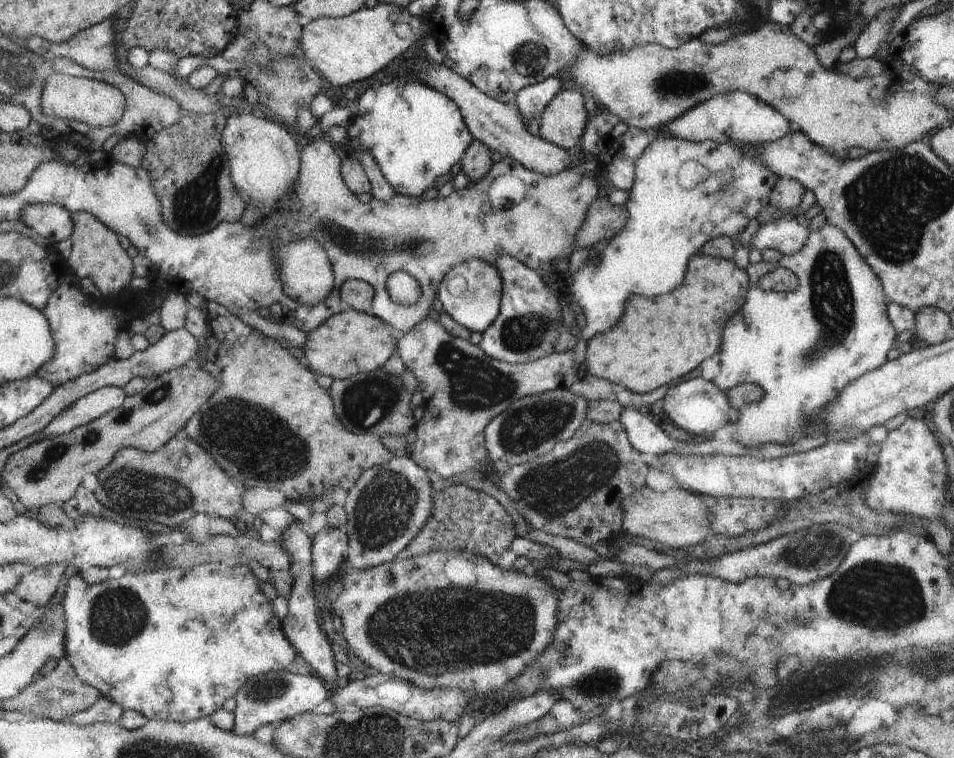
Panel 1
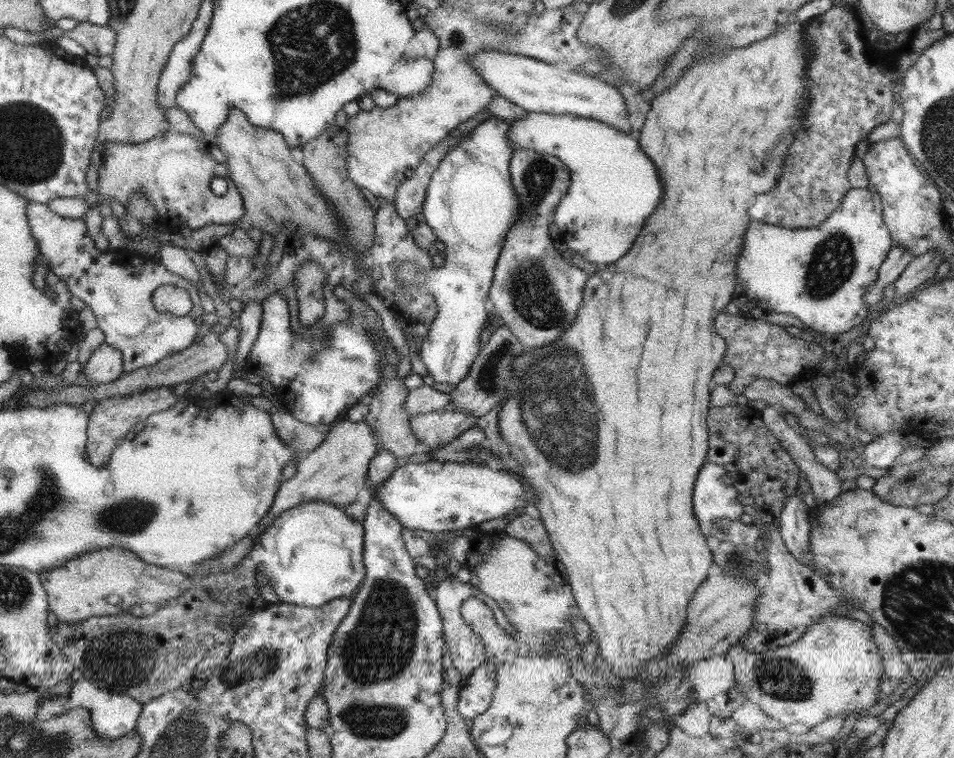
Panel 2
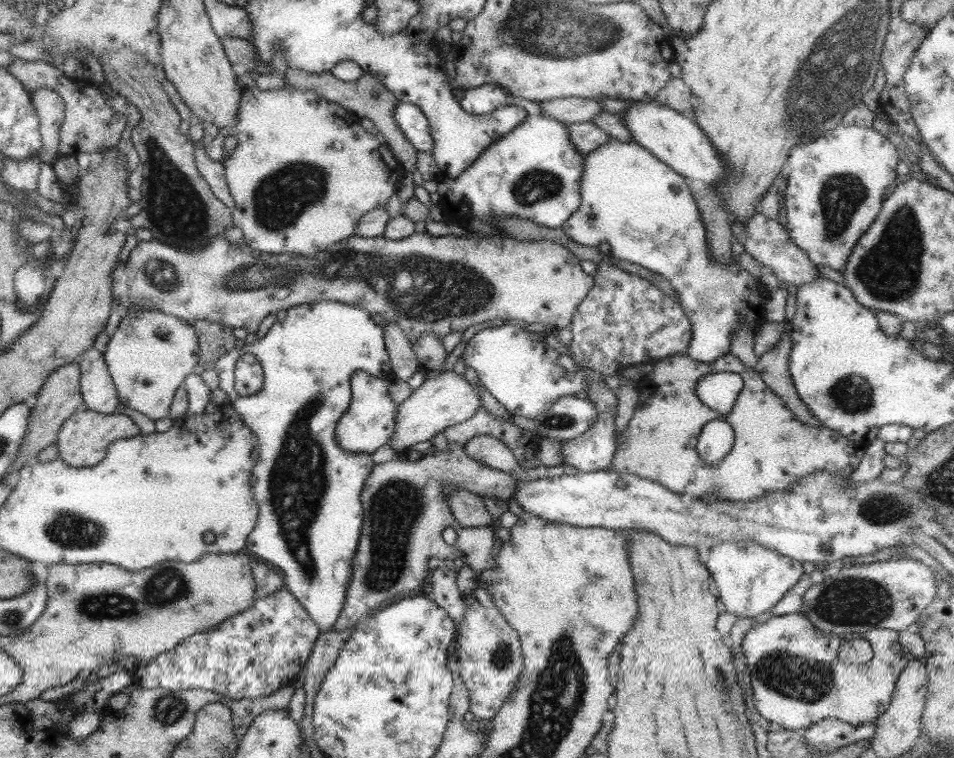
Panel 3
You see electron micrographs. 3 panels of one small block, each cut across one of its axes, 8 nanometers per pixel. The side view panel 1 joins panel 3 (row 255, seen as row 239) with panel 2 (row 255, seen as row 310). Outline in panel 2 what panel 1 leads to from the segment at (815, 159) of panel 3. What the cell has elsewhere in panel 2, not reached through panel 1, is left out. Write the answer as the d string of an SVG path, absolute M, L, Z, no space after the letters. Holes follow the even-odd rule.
M873 187L851 188L843 196L840 206L817 227L789 229L751 220L745 232L743 249L736 260L737 281L733 299L738 304L747 304L750 309L794 314L815 335L846 332L866 322L865 294L877 280L879 267L886 261L893 244L883 219L881 196Z

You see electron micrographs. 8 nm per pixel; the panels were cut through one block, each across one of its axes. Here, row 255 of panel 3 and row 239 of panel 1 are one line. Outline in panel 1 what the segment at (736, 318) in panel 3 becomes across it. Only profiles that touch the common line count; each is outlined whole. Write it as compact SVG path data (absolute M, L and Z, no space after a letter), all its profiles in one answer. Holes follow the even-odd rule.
M659 136L643 151L635 163L634 178L632 189L622 198L629 215L624 229L610 239L604 254L597 260L598 264L595 263L597 253L592 248L587 264L580 270L572 272L572 278L567 282L568 292L561 293L563 301L576 302L580 306L580 312L584 316L584 328L577 334L577 338L584 338L586 342L592 336L610 330L618 322L624 304L630 296L654 298L676 290L684 282L684 268L687 270L689 257L700 252L706 242L723 235L736 239L748 225L749 220L756 218L762 208L768 205L770 192L778 177L757 162L755 147L751 145L713 141L690 143L673 137ZM690 160L708 168L710 178L704 184L687 190L679 184L677 175L680 166Z

